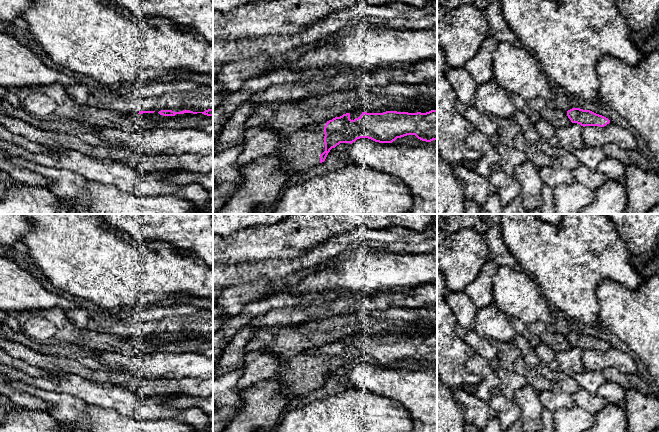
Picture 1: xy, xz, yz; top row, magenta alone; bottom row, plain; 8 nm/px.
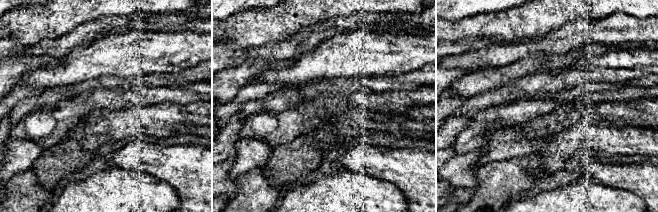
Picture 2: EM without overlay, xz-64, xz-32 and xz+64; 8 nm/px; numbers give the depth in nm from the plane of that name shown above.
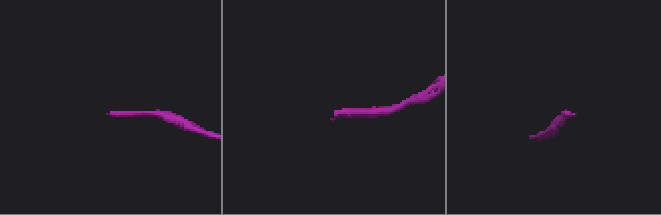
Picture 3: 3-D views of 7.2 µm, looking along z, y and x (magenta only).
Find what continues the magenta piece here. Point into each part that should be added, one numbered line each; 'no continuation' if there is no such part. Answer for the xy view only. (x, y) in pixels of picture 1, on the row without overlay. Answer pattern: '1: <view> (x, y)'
no continuation

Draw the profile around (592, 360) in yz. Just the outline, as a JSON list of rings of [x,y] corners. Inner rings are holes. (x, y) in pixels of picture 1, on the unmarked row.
[[[612,347],[606,351],[583,351],[582,365],[588,371],[603,371],[605,368],[615,368],[627,375],[634,374],[637,371],[637,365],[633,357]]]

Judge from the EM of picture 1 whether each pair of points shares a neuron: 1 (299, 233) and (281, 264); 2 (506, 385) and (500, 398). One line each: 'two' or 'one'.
1: two
2: two

